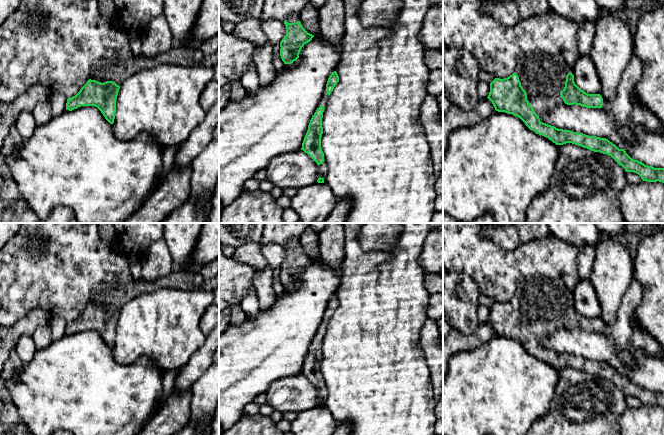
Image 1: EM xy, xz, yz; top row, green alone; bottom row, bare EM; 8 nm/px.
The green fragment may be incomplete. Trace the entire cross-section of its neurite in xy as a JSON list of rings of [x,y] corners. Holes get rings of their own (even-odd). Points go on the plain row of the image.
[[[175,269],[154,281],[145,281],[141,278],[126,286],[99,284],[92,290],[90,302],[86,308],[75,320],[67,323],[66,334],[72,335],[81,330],[95,330],[105,343],[113,348],[120,309],[138,295],[158,288],[213,292],[219,288],[219,274],[212,278],[204,278],[199,271]]]

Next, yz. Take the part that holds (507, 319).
[[[540,275],[527,277],[518,286],[512,299],[504,303],[495,302],[490,307],[490,316],[487,322],[492,326],[496,335],[519,341],[530,354],[548,362],[556,369],[572,367],[594,376],[607,378],[626,396],[638,398],[643,405],[664,407],[664,392],[654,392],[632,383],[624,373],[619,373],[608,363],[558,353],[540,345],[540,341],[548,334],[564,327],[587,332],[602,332],[603,330],[603,322],[600,318],[588,318],[575,308],[572,291],[560,281]]]

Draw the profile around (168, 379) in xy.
[[[178,370],[163,371],[163,377],[162,377],[163,393],[158,403],[157,411],[164,404],[164,402],[172,392],[177,374]]]

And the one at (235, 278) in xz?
[[[219,243],[219,311],[240,305],[246,293],[255,291],[255,271],[249,264],[226,257]]]

